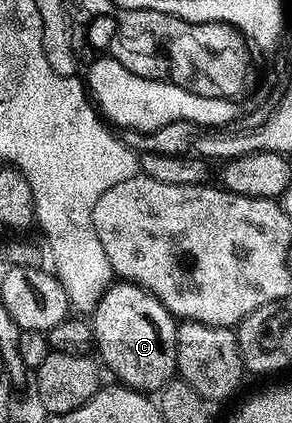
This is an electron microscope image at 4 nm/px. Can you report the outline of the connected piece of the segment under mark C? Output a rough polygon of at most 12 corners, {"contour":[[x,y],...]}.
{"contour":[[112,282],[94,346],[122,386],[176,374],[177,320],[143,287]]}

